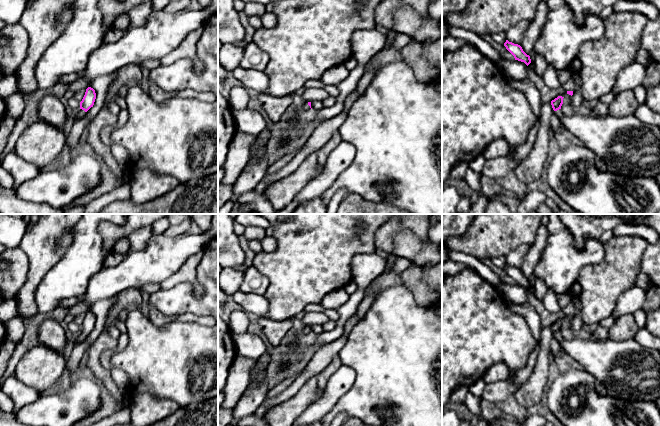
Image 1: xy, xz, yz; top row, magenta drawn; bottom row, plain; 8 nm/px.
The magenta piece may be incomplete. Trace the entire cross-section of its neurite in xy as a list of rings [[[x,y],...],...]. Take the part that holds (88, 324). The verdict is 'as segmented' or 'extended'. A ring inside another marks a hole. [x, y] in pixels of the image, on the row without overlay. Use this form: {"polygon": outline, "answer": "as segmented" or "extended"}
{"polygon": [[[88,311],[86,313],[85,319],[80,326],[80,333],[75,341],[75,343],[83,342],[86,338],[86,336],[93,331],[94,326],[96,323],[96,317],[95,314],[91,311]]], "answer": "extended"}

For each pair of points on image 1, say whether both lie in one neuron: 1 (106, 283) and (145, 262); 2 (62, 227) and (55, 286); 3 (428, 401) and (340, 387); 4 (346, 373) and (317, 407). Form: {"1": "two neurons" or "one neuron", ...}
{"1": "one neuron", "2": "two neurons", "3": "two neurons", "4": "one neuron"}

